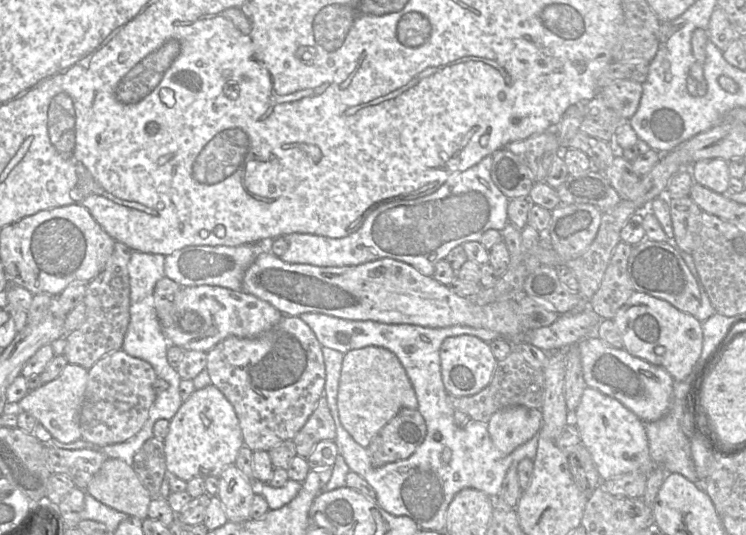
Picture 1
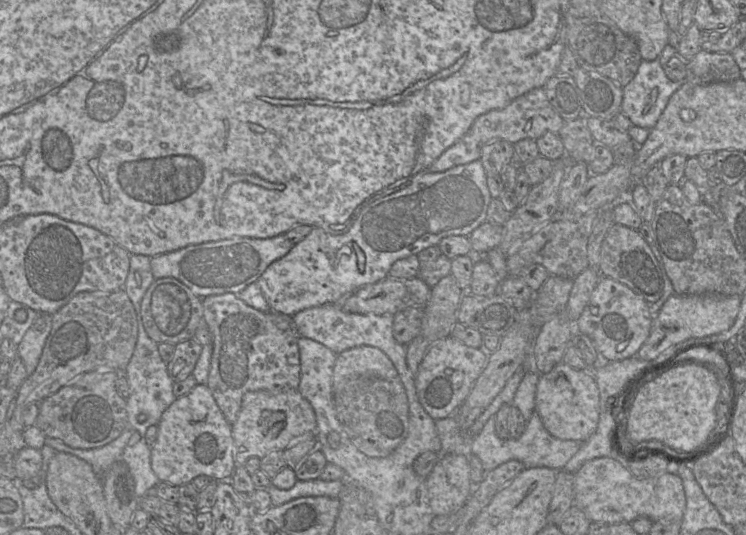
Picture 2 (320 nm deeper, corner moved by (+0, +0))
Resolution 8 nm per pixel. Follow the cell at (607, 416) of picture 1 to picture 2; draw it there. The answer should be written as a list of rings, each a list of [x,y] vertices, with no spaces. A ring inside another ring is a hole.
[[[559,363],[545,374],[540,374],[535,398],[535,412],[544,428],[554,437],[584,442],[596,430],[599,420],[600,395],[593,376]]]

